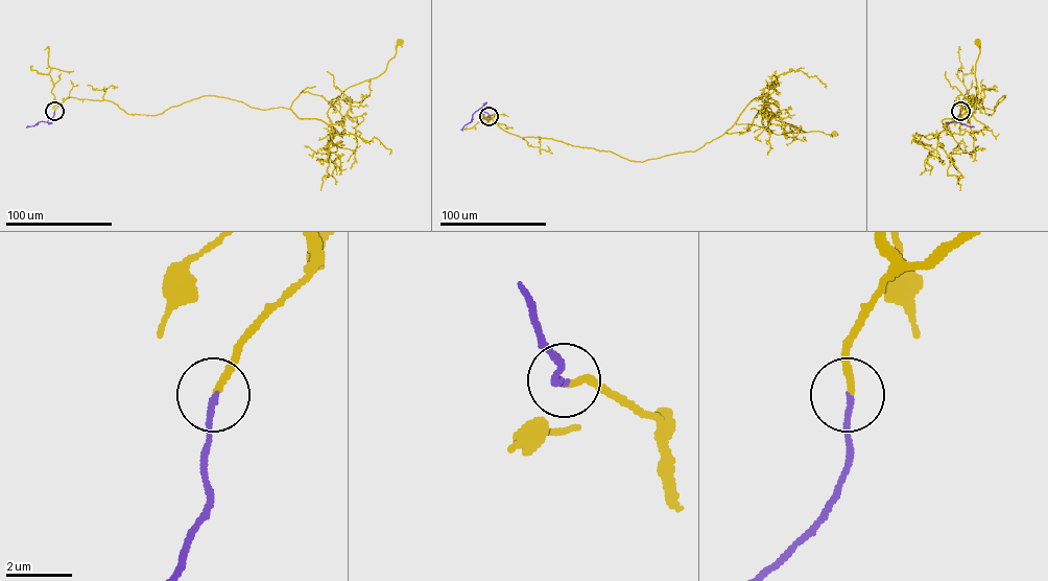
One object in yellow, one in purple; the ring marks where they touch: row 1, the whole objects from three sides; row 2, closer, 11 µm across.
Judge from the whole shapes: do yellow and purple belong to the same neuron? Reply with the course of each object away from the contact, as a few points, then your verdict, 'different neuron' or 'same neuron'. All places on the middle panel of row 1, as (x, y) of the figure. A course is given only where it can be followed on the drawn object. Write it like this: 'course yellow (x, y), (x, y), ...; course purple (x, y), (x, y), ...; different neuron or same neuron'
course yellow (489, 116), (522, 137), (639, 162), (695, 152), (756, 98), (767, 103), (761, 121), (772, 133), (835, 134); course purple (489, 116), (480, 108), (462, 131); same neuron

